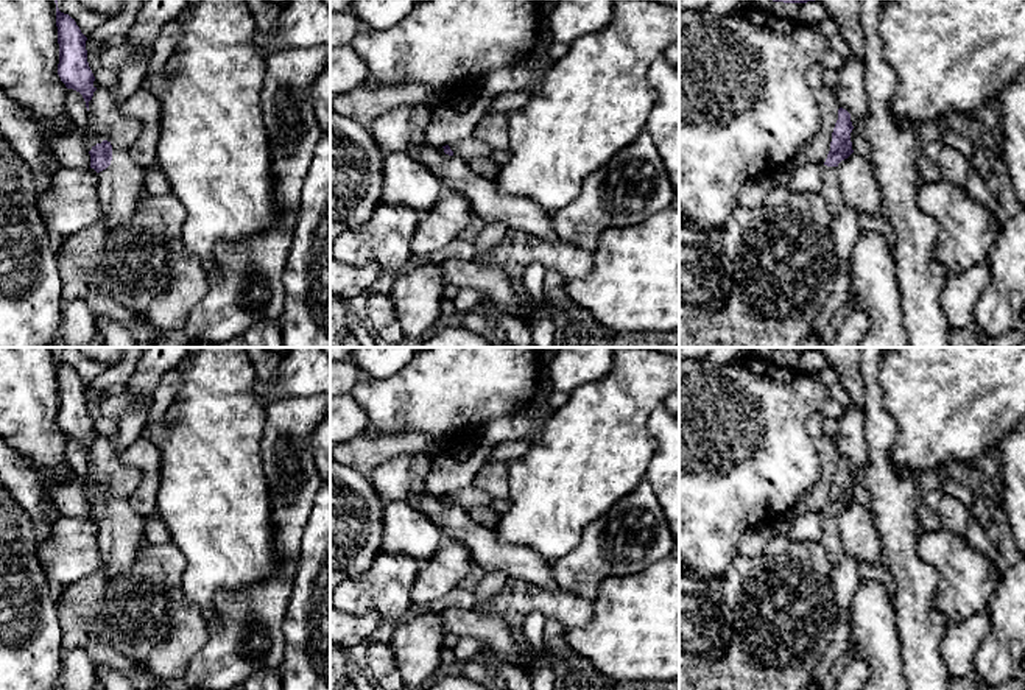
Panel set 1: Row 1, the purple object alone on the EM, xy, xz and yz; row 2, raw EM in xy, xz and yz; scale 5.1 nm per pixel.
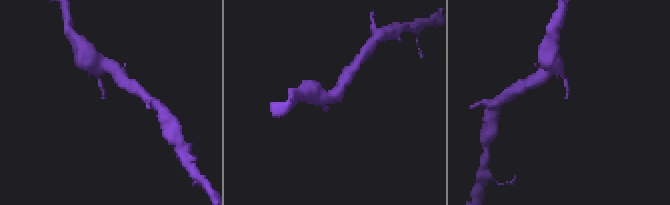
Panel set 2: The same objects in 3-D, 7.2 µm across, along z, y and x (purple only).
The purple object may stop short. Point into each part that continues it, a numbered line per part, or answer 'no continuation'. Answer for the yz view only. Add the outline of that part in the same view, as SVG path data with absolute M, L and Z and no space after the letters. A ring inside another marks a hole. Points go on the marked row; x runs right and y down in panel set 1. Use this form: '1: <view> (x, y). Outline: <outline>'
1: yz (843, 225). Outline: M822 165L821 168L822 187L821 196L830 213L830 234L835 243L837 260L840 266L849 274L852 249L860 240L861 231L857 224L857 213L844 202L838 185L838 168Z

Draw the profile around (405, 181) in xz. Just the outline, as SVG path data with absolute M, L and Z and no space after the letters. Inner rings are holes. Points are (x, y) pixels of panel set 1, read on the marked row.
M405 151L386 153L382 173L382 202L385 204L403 204L425 213L444 193L441 179Z

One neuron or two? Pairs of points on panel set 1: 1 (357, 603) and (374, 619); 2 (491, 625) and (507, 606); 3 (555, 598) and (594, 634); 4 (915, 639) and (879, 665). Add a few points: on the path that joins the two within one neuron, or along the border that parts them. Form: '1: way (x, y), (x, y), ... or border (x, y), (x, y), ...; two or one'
1: border (346, 612), (368, 614), (376, 611), (382, 619); two
2: border (474, 608), (483, 614), (497, 614), (519, 647); two
3: border (594, 603), (594, 616), (586, 623), (564, 628); two
4: border (898, 614), (898, 656), (904, 673); two

